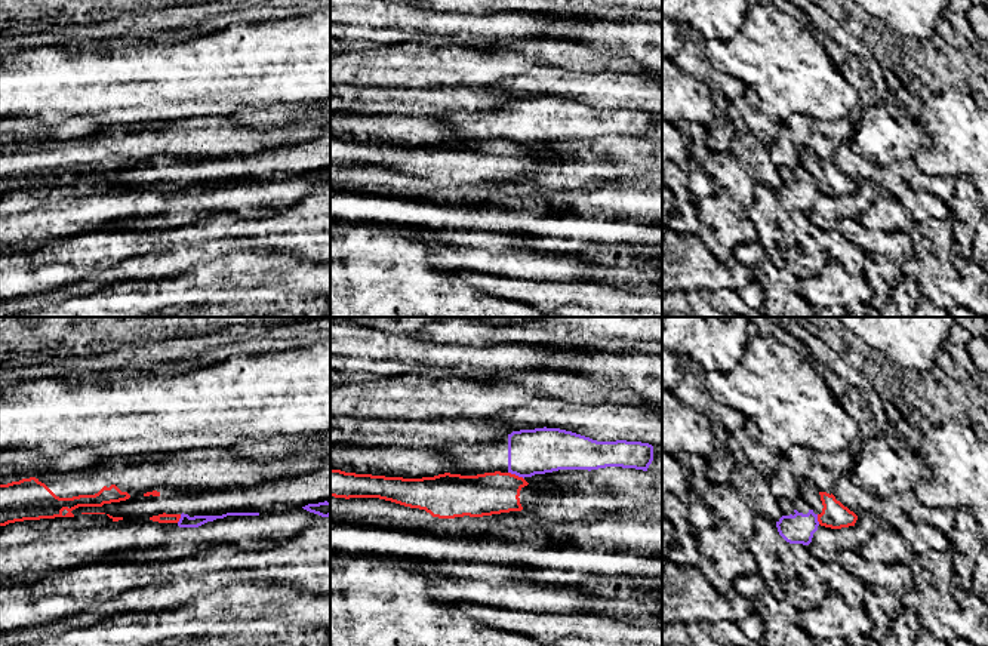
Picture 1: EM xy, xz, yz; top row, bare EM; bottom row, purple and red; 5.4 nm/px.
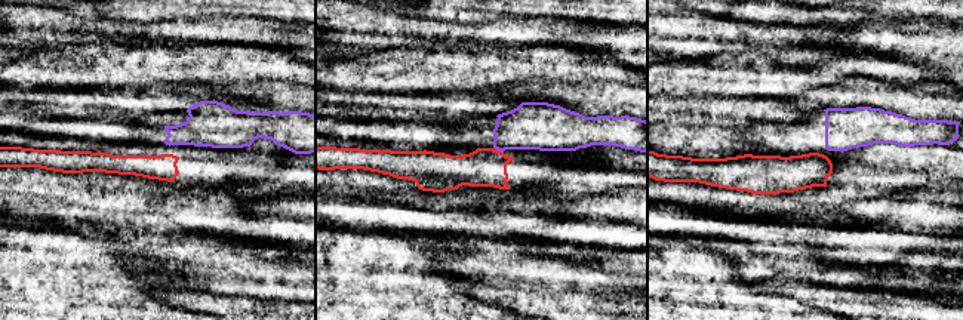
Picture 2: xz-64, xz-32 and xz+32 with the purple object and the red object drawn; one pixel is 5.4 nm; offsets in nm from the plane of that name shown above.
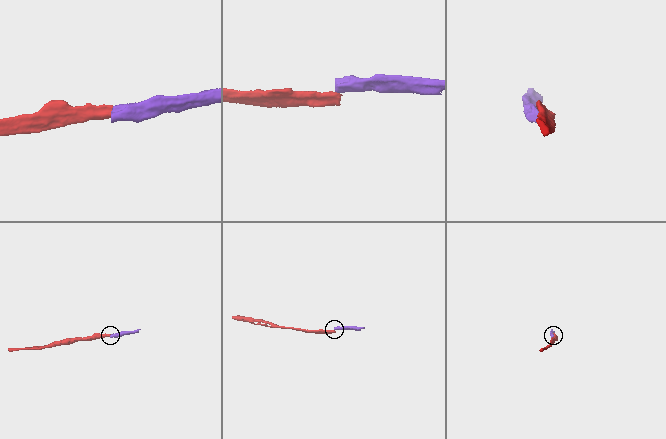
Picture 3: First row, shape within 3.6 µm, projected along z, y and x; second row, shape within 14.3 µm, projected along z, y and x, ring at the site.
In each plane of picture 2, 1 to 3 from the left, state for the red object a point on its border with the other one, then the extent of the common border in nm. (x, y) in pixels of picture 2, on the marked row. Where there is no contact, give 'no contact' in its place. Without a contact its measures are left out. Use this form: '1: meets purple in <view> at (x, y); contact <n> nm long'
1: no contact
2: meets purple in xz-32 at (500, 150); contact 50 nm long
3: no contact

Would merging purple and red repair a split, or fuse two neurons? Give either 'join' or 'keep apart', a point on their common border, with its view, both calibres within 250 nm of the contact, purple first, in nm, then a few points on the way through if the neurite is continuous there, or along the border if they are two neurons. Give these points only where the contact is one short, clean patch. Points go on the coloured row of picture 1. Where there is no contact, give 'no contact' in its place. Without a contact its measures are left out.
keep apart; contact xz (516, 474); calibres 240 and 220 nm; border xz (508, 471), (523, 479)

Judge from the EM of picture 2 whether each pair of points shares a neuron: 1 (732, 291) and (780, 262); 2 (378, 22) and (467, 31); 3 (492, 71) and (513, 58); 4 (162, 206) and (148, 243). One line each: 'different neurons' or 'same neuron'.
1: different neurons
2: same neuron
3: same neuron
4: different neurons

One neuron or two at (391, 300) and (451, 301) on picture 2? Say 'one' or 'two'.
one

